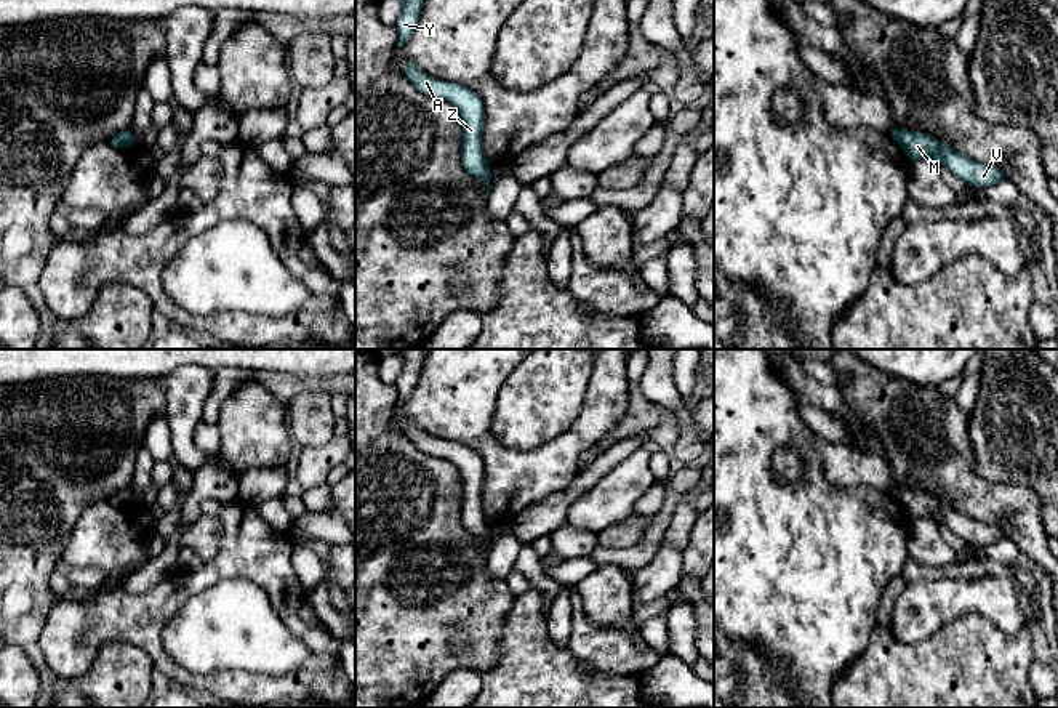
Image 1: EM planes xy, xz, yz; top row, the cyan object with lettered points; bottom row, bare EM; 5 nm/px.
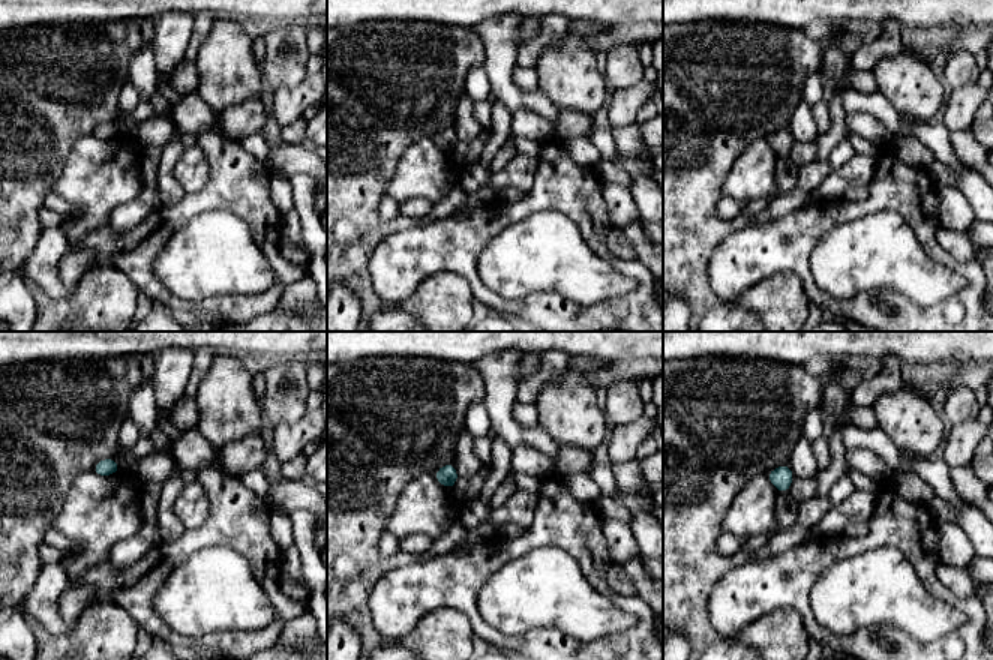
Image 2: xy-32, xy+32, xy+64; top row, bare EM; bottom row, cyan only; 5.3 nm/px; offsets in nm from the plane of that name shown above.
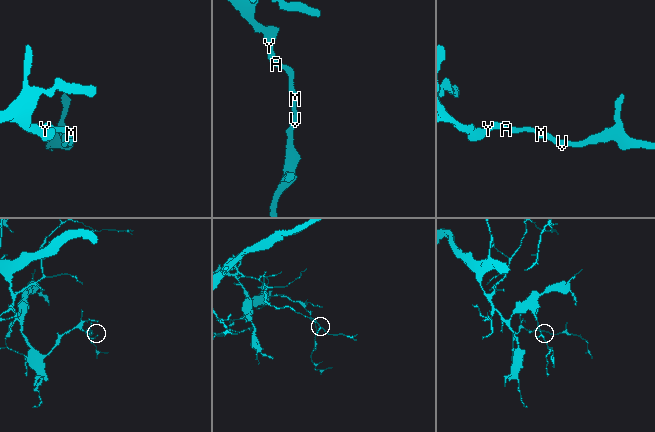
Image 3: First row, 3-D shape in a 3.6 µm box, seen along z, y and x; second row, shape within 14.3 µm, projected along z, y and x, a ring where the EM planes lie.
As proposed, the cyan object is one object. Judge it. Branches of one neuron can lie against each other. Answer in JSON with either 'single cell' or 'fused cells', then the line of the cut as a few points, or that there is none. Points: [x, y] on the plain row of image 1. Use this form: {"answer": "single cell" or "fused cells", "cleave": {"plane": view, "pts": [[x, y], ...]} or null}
{"answer": "single cell", "cleave": null}

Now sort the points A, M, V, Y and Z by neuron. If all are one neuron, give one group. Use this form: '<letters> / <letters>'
A M V Y Z

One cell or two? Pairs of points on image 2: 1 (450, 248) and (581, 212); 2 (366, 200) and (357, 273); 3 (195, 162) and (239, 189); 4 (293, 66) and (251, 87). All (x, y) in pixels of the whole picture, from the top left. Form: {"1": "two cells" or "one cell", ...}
{"1": "one cell", "2": "one cell", "3": "two cells", "4": "two cells"}

